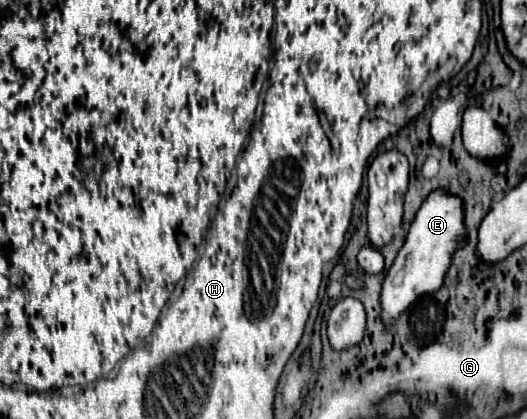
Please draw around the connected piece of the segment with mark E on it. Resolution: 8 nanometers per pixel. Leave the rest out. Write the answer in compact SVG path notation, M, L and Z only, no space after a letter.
M435 190L427 196L427 200L421 204L407 240L403 248L399 250L393 266L389 268L383 290L381 290L381 310L383 320L393 322L411 302L415 302L421 292L435 292L443 286L443 278L451 266L451 256L455 250L461 248L465 236L465 202L443 190Z

